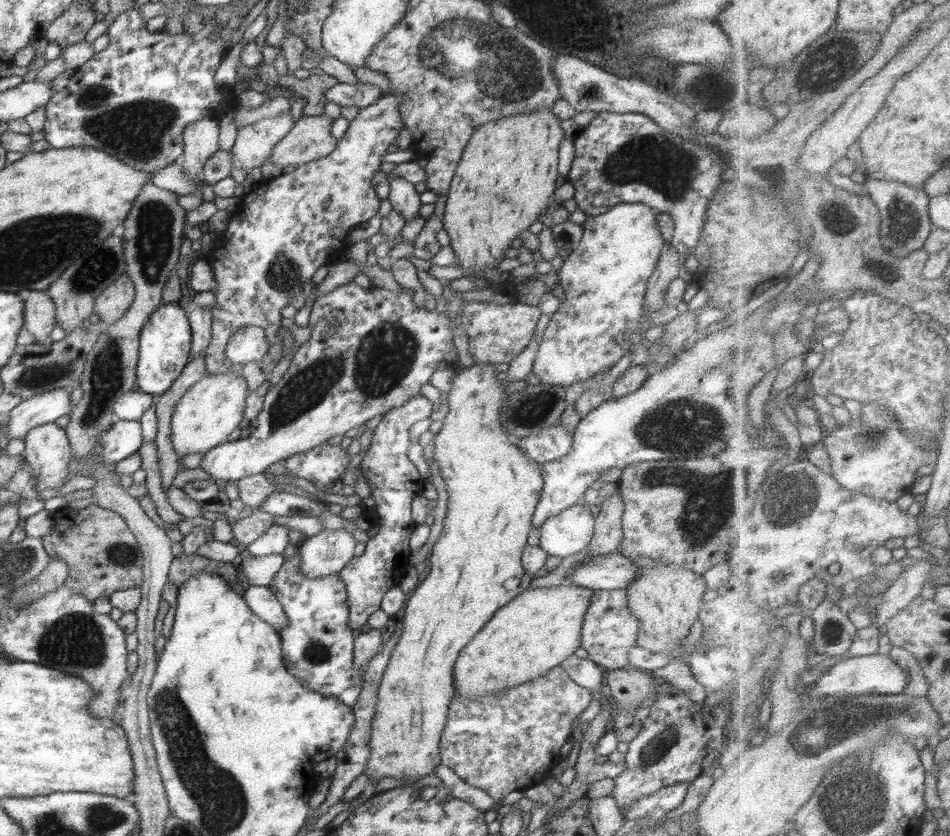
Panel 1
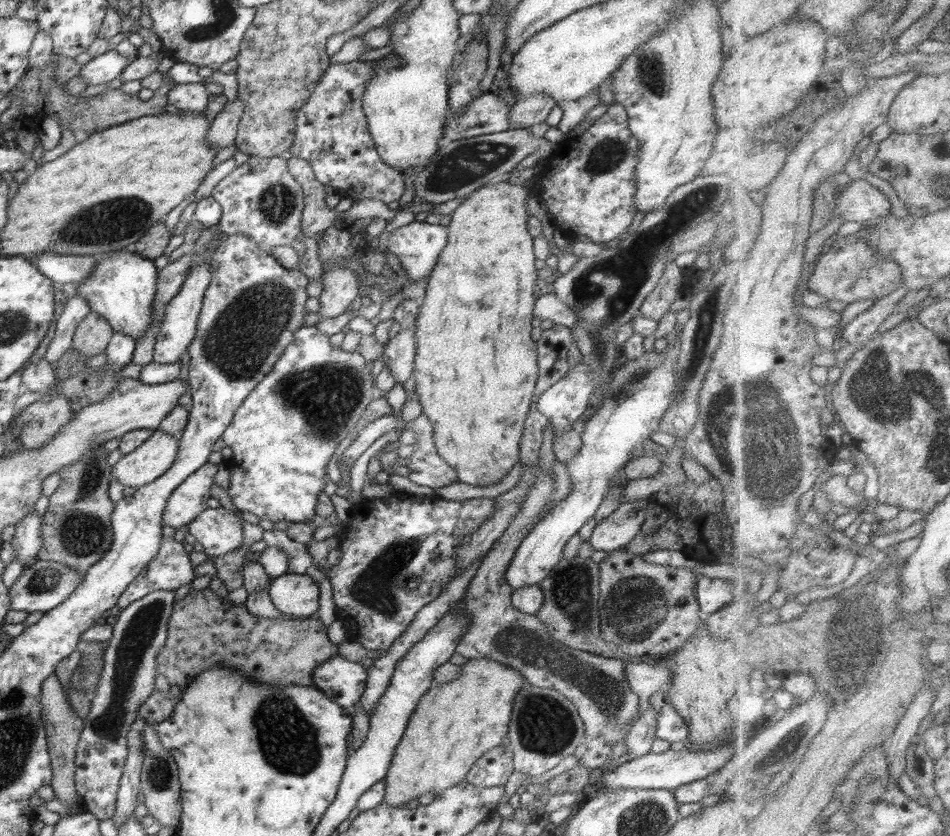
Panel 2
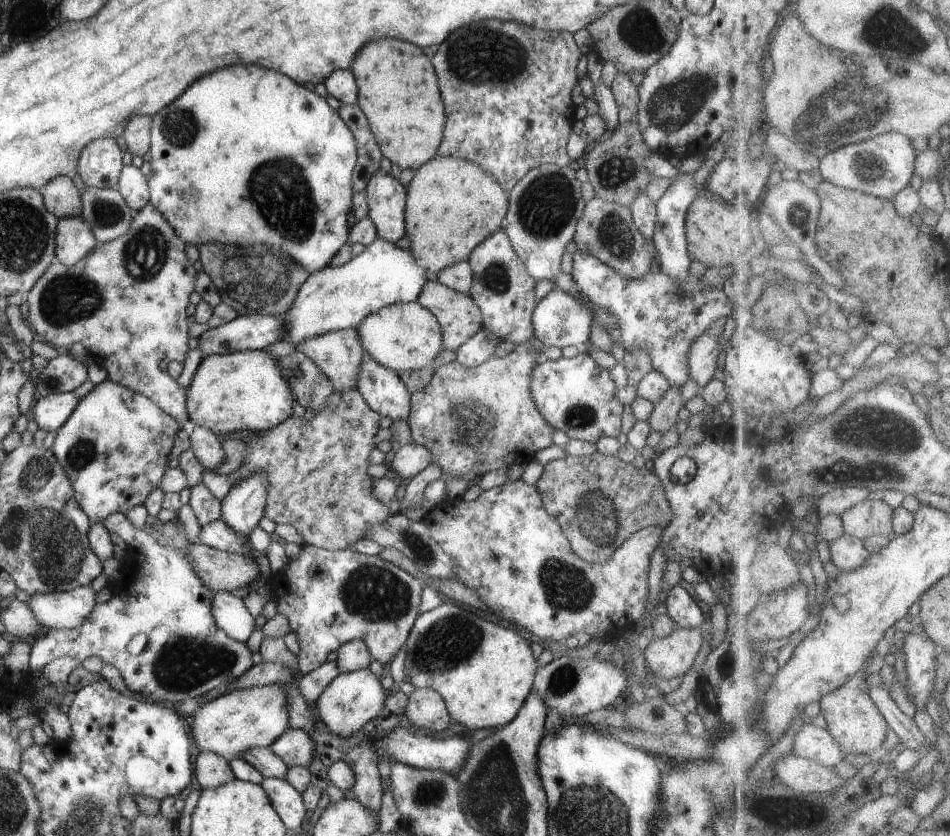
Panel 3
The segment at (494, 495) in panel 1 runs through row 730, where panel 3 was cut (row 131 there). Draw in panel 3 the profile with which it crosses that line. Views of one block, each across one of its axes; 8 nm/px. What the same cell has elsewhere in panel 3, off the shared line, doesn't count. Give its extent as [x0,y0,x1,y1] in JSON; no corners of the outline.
[349,40,447,170]

